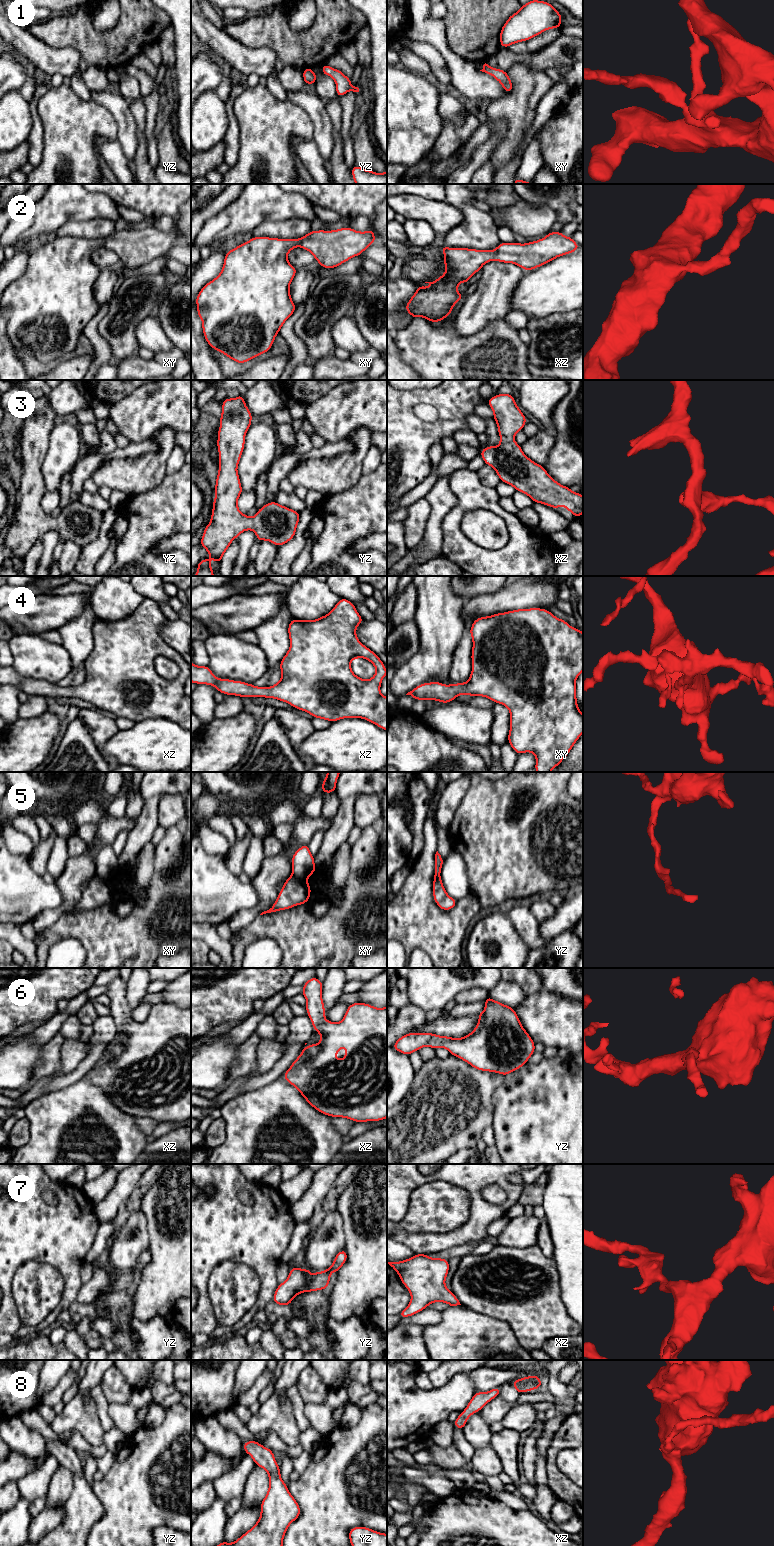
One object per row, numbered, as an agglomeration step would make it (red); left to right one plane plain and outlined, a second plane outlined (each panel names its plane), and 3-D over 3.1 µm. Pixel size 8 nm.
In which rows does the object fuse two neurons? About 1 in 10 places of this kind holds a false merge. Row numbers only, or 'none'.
5

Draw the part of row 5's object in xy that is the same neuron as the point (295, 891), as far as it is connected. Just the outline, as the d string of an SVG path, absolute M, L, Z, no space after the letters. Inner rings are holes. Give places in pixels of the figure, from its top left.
M291 875L286 879L280 890L277 900L272 907L260 915L290 909L294 906L305 904L309 901L311 887L306 880Z

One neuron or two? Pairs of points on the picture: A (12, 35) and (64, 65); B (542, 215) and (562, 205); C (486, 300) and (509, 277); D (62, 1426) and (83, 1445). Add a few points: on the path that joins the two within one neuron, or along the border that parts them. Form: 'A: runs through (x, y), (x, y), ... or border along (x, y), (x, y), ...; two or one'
A: runs through (25, 43), (51, 61); one
B: border along (531, 205), (550, 206), (556, 212), (557, 220); two
C: runs through (492, 294), (503, 283); one
D: border along (49, 1425), (56, 1433), (63, 1433), (76, 1428); two

